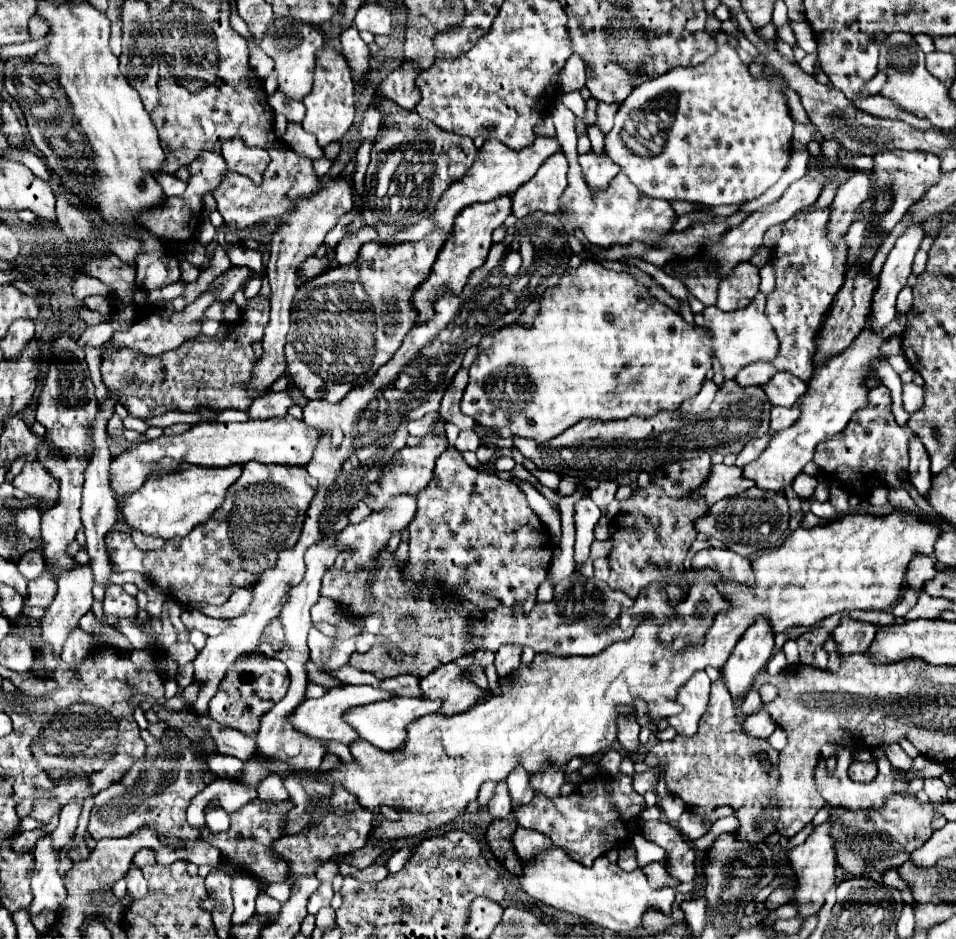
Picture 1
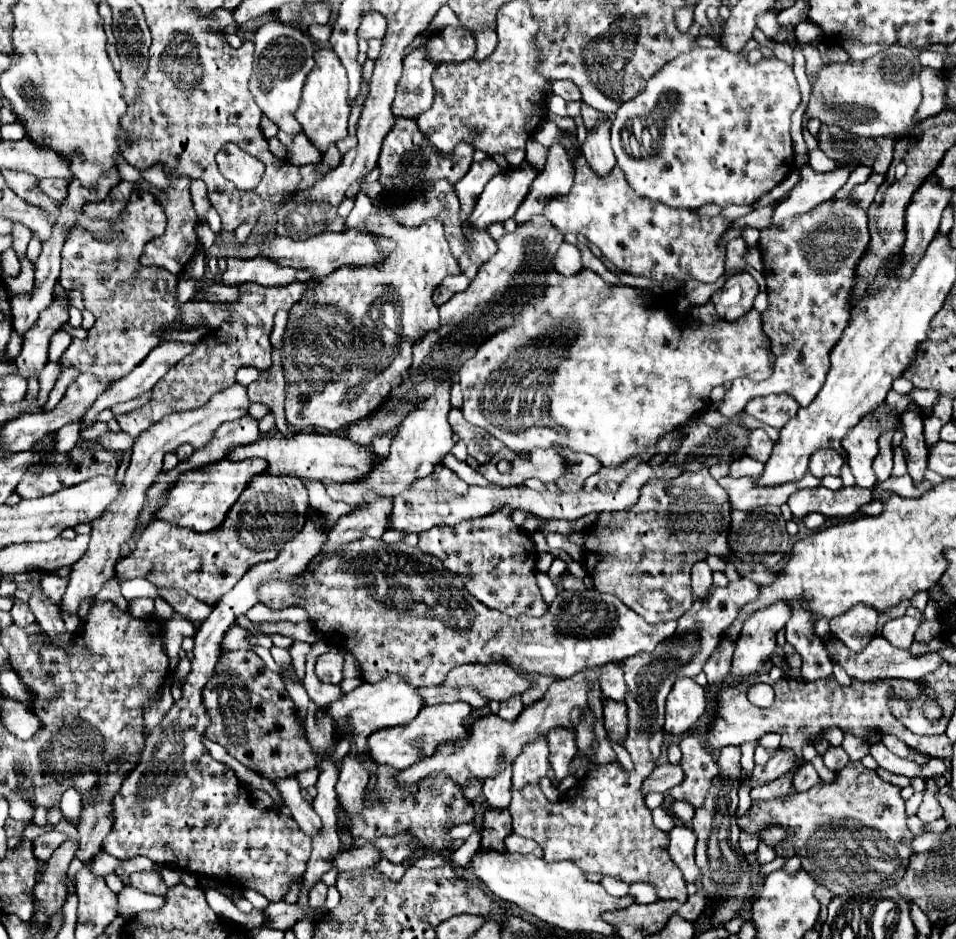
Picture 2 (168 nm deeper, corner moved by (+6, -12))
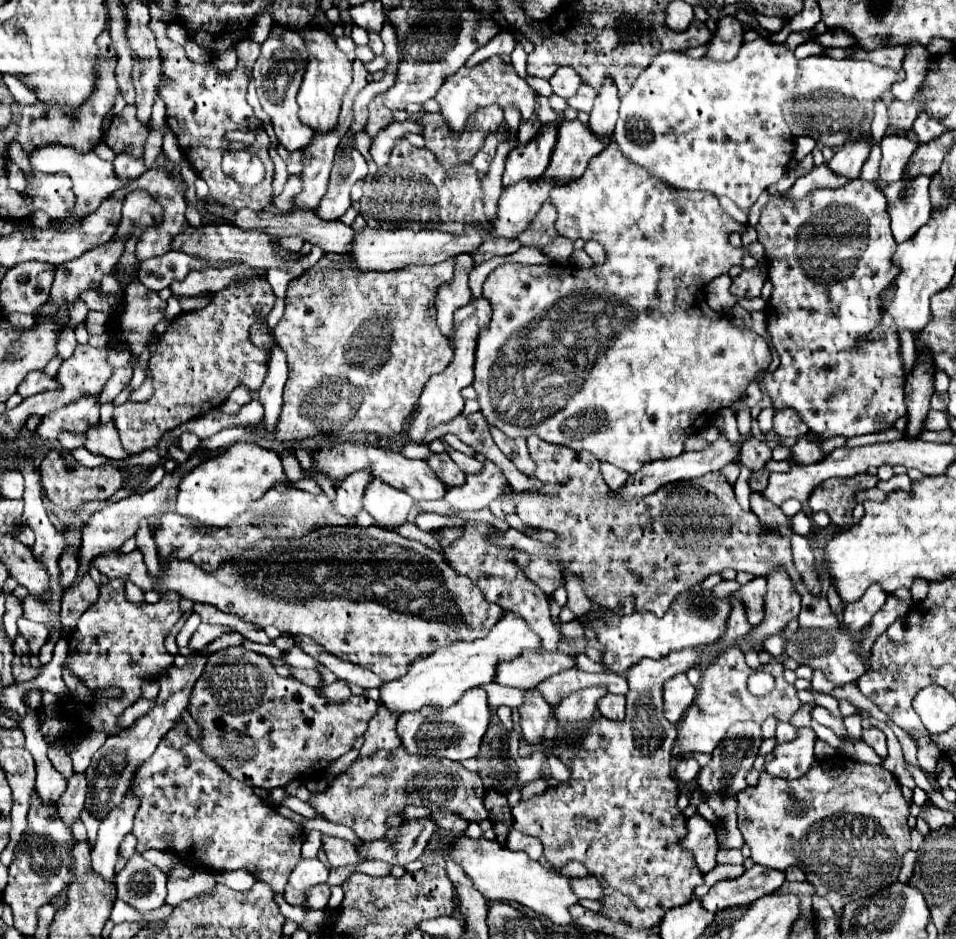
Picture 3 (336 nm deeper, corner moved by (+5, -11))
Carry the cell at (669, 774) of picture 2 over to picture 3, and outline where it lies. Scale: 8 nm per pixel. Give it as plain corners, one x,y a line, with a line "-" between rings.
695,758
679,760
679,764
677,764
677,780
687,784
687,782
691,782
693,778
697,778
699,770
701,770
701,766
697,764
697,760
695,760

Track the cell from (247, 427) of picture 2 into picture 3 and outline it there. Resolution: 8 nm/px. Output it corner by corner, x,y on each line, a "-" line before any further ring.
193,456
193,458
189,458
177,472
165,474
165,478
161,480
161,484
159,484
157,488
153,488
153,490
149,490
149,492
145,492
145,494
133,494
133,496
129,496
129,498
125,498
125,500
121,500
121,502
117,502
117,504
113,504
113,506
105,506
101,512
93,514
91,520
89,520
89,522
85,524
85,528
83,528
83,548
81,548
81,554
79,554
79,570
77,570
77,580
75,580
75,584
79,584
81,578
89,572
91,562
93,562
95,558
105,556
105,554
111,554
111,552
117,552
117,550
121,548
121,544
123,544
127,538
135,536
135,530
137,530
137,524
139,524
141,518
159,516
159,514
167,508
167,504
177,496
177,492
179,492
179,482
181,482
181,478
185,476
185,472
189,472
193,466
201,464
201,462
203,462
201,456

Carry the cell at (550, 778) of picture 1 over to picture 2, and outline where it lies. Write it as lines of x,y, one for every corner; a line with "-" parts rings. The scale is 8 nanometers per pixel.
552,729
548,733
548,763
554,771
556,783
560,783
570,769
570,761
576,757
574,753
574,733
570,729

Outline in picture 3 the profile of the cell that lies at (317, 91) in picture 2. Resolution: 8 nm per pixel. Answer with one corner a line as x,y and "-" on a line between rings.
313,26
311,30
305,32
303,40
305,40
305,46
309,52
309,62
307,62
307,68
303,74
303,84
297,94
299,118
303,120
303,124
311,126
317,132
329,132
337,124
341,98
351,84
351,62
337,48
333,36
325,28

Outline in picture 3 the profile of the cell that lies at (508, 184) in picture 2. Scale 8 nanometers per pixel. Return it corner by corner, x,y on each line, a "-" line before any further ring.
557,122
543,124
531,142
519,144
509,152
503,172
505,188
521,180
533,180
535,176
541,176
547,170
557,142
557,128

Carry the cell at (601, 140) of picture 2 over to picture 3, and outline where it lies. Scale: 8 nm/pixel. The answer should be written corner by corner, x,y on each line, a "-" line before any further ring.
607,78
595,98
595,106
591,110
591,118
589,124
593,128
593,132
601,138
613,134
615,122
617,122
617,112
619,112
619,96
617,96
617,88
613,84
611,78

